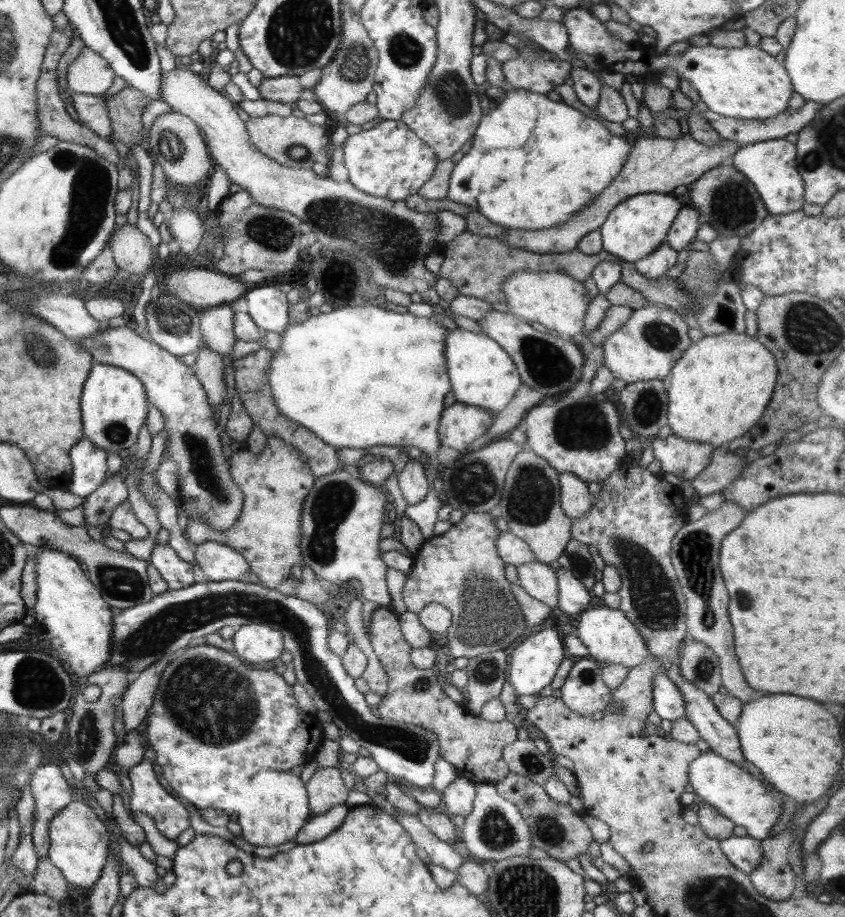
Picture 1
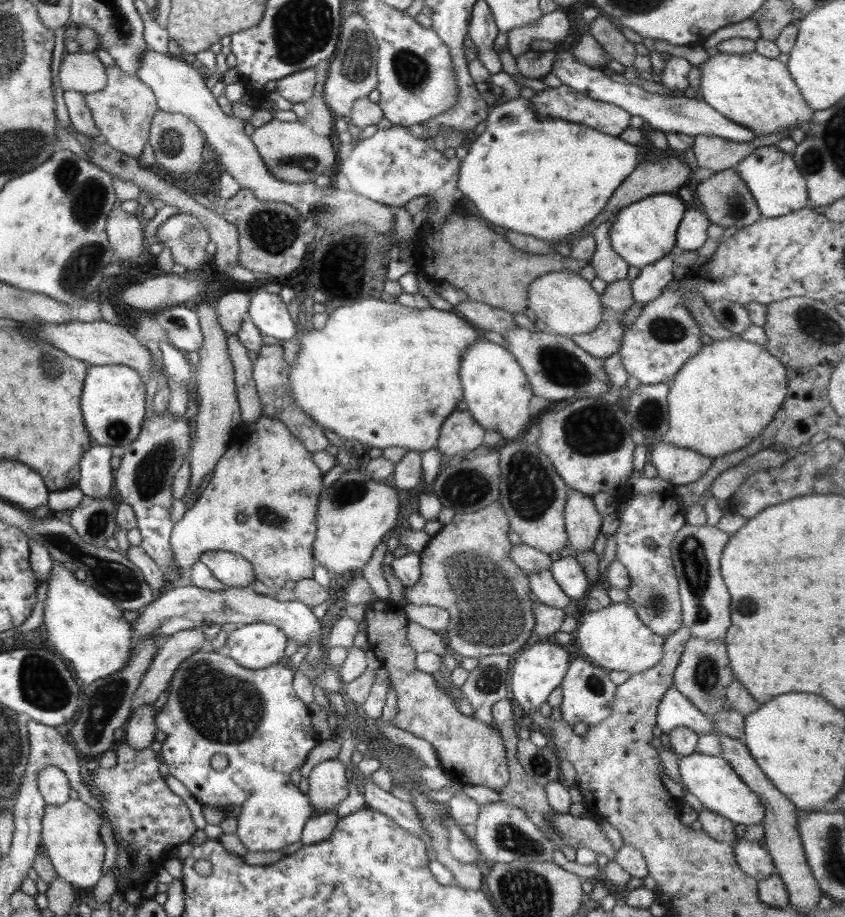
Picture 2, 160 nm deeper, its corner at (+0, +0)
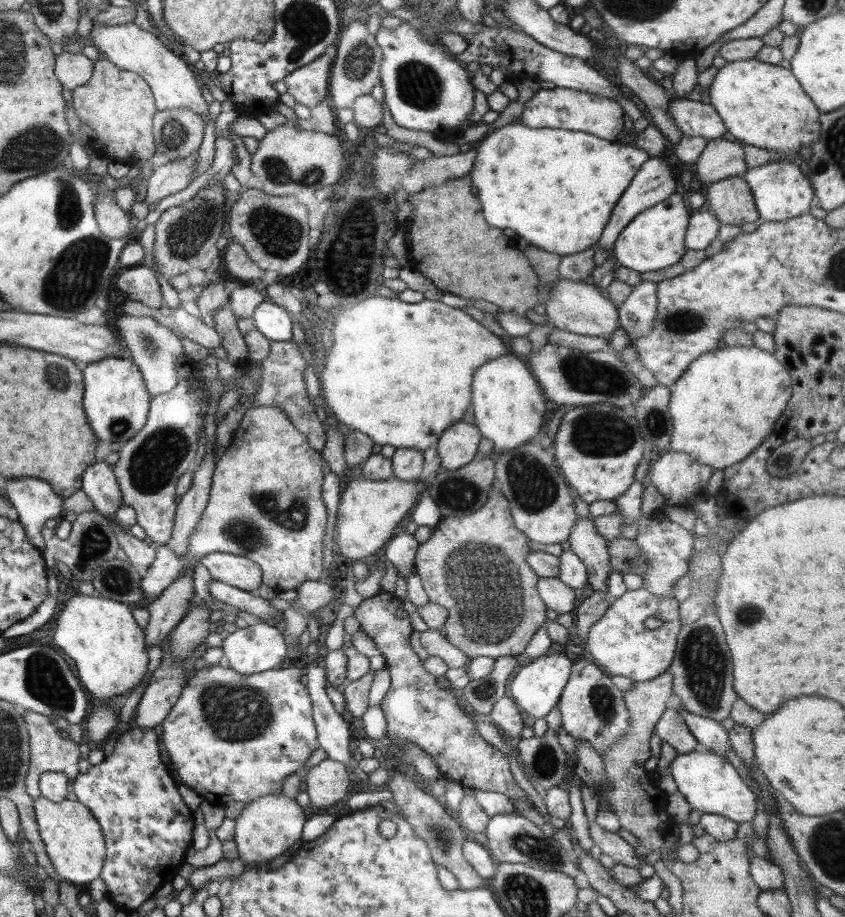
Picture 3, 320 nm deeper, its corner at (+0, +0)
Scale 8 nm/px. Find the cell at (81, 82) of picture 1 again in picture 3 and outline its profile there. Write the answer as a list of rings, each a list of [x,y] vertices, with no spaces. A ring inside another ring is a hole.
[[[63,52],[55,57],[54,72],[62,88],[72,91],[89,83],[95,62],[83,52]]]

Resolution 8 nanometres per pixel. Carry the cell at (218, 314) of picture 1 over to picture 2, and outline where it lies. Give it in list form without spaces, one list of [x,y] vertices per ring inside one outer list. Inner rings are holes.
[[[232,291],[215,302],[218,322],[225,334],[236,335],[249,314],[251,294]]]

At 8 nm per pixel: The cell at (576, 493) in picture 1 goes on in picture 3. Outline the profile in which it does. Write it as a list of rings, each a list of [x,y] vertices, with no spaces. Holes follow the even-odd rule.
[[[593,517],[578,519],[568,538],[570,552],[574,552],[585,564],[588,572],[588,584],[600,593],[606,592],[606,583],[610,577],[610,554],[608,542],[602,539],[595,529]]]

